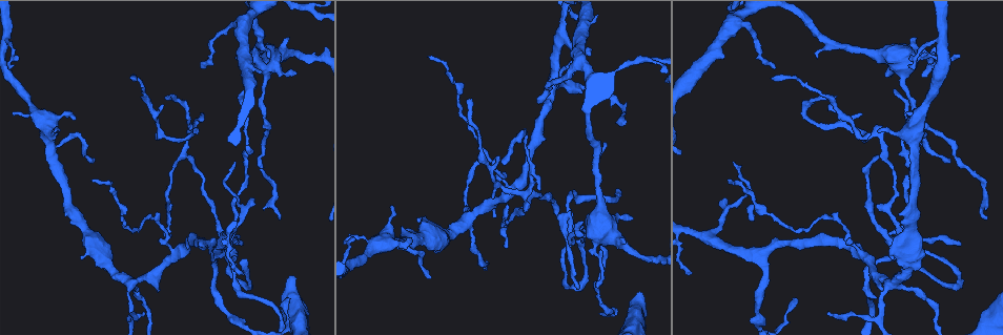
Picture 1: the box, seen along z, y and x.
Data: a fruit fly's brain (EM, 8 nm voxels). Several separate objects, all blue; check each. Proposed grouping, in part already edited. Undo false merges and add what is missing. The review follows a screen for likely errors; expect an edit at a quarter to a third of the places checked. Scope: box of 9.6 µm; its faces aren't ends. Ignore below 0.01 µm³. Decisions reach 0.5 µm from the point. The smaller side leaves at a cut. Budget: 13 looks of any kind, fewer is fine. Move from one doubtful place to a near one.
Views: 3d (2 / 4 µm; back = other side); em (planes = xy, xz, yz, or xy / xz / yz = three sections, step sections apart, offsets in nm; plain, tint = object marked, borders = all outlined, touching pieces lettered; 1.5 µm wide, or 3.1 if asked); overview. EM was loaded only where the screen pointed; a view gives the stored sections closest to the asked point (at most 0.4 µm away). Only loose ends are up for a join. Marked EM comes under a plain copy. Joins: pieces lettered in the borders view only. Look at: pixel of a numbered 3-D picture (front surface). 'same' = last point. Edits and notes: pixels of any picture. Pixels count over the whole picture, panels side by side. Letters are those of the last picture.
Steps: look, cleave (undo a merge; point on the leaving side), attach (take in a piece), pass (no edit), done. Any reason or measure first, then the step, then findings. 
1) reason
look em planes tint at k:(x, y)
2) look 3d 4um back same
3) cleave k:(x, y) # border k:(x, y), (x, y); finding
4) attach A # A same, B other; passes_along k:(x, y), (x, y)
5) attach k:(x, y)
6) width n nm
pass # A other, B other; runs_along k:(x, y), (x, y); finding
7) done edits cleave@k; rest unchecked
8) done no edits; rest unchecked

thin end
look 3d 2um at 1:(143, 312)

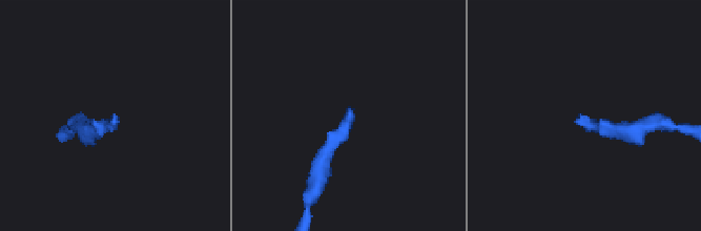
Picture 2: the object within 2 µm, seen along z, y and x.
look em yz step 8 tint at 2:(115, 120)

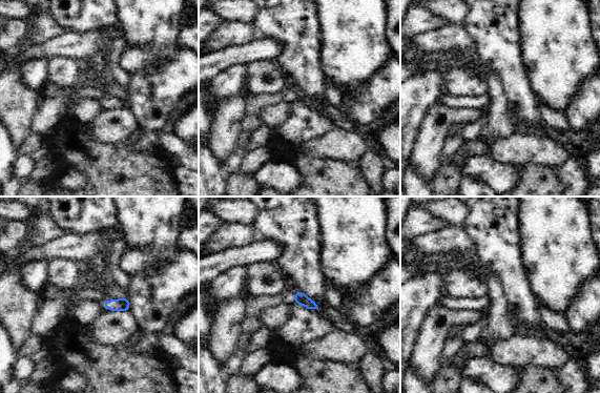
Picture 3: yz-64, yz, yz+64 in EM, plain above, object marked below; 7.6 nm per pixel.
cut it another way
look em planes borders same

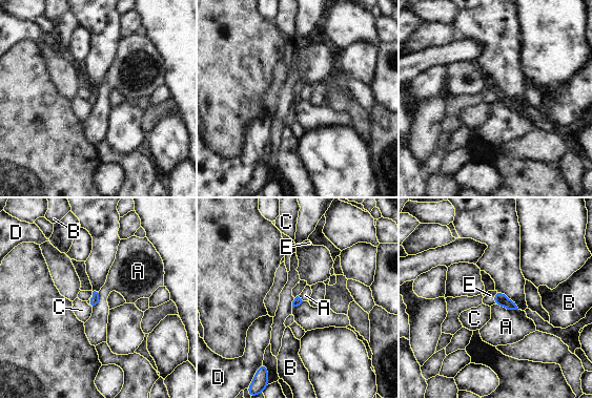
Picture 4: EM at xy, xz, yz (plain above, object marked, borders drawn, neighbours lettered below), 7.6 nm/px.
attach E # A other, B other, C other, D other, E same; passes_along 4:(499, 298), (494, 297), (488, 299); the cell continues

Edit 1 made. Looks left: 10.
an open end
look 3d 4um back at 1:(159, 290)

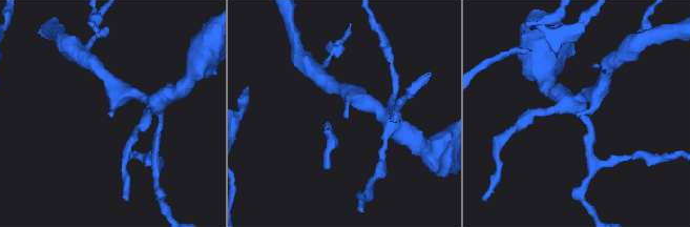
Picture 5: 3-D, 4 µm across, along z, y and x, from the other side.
need the tissue
look em yz step 8 borders at 5:(348, 117)

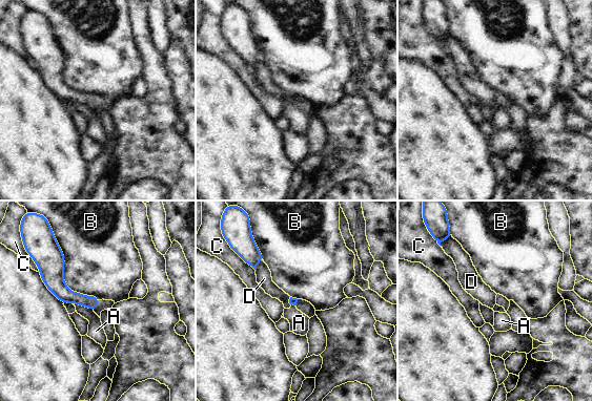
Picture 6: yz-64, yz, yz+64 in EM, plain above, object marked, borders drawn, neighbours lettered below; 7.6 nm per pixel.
longest_contact B 550 nm
pass # A other, B other, C other, D other; no lettered piece goes on from it

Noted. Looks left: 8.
thin end
look 3d 4um back at 1:(598, 288)

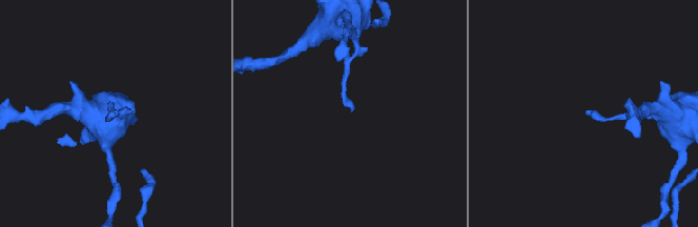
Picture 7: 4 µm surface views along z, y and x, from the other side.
look em planes borders at 7:(586, 111)

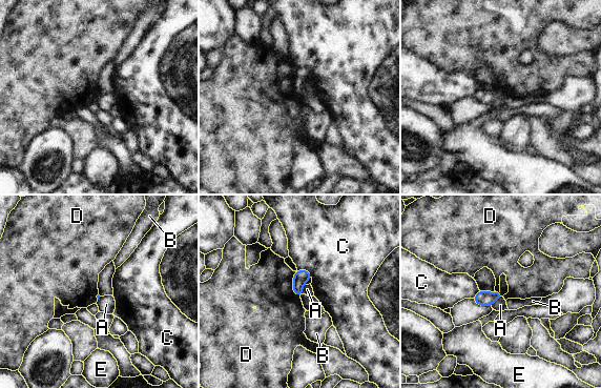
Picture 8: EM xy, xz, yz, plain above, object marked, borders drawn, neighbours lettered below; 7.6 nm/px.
pass # A other, B other, C other, D other, E other; border 8:(294, 271), (292, 287), (299, 298); no lettered piece goes on from it

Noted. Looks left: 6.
end of a long branch
look em planes borders at 1:(281, 217)

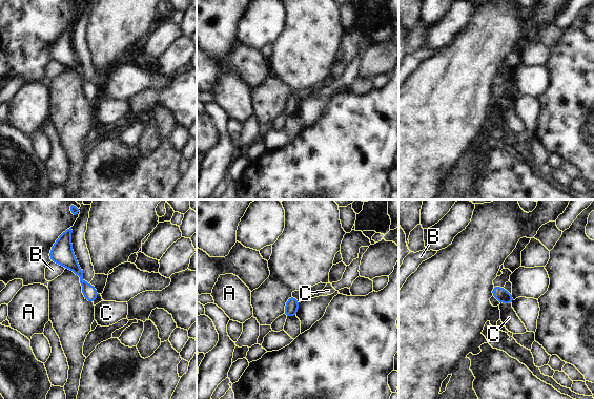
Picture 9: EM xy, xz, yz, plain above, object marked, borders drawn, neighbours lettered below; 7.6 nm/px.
width 100 nm
pass # A other, B other, C other; no lettered piece goes on from it

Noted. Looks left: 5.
look overview

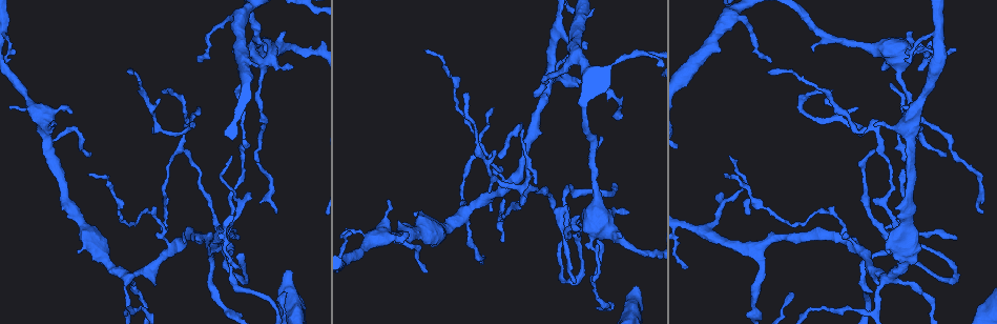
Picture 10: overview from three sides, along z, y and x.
free end
look em planes borders at 10:(90, 152)

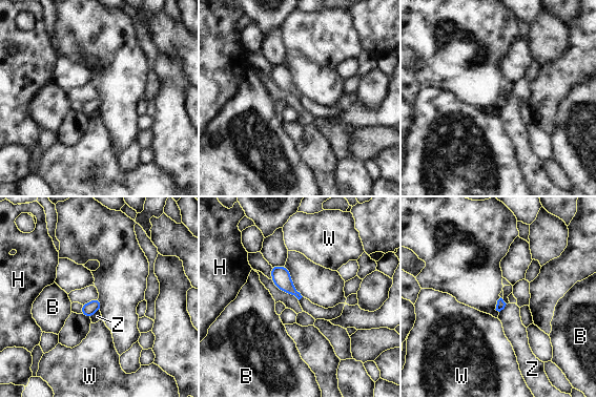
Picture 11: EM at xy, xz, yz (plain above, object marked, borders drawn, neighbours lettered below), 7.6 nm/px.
longest_contact Z 100 nm
pass # B other, H other, W other, Z other; border 11:(99, 309), (89, 317); none of them fits

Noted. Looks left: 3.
done edits attach@4; rest unchecked

